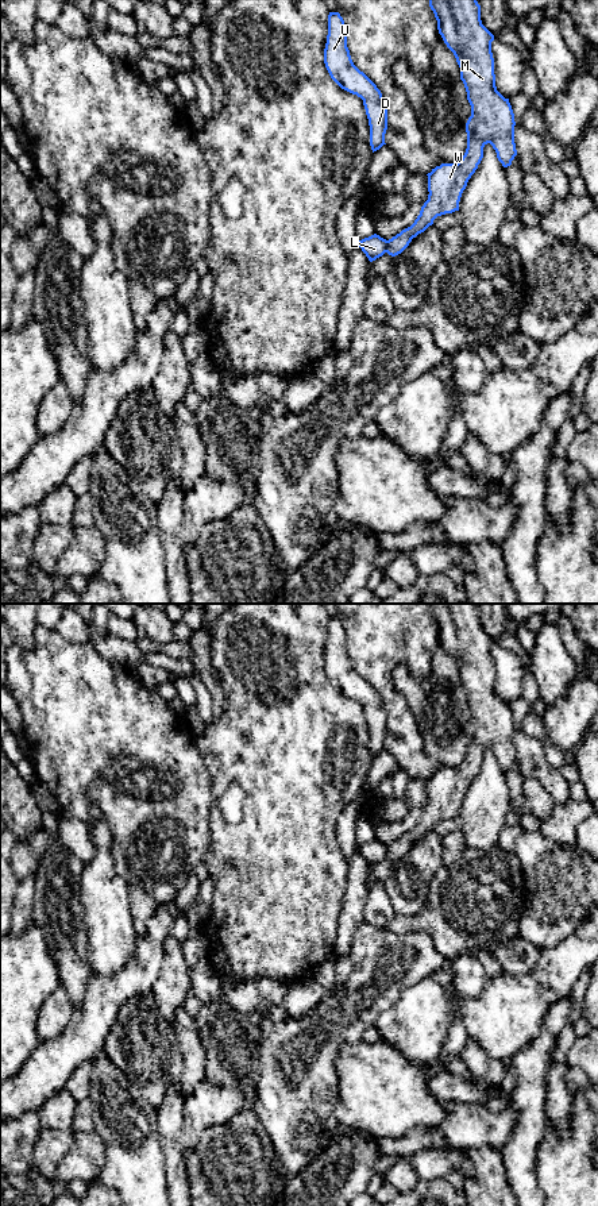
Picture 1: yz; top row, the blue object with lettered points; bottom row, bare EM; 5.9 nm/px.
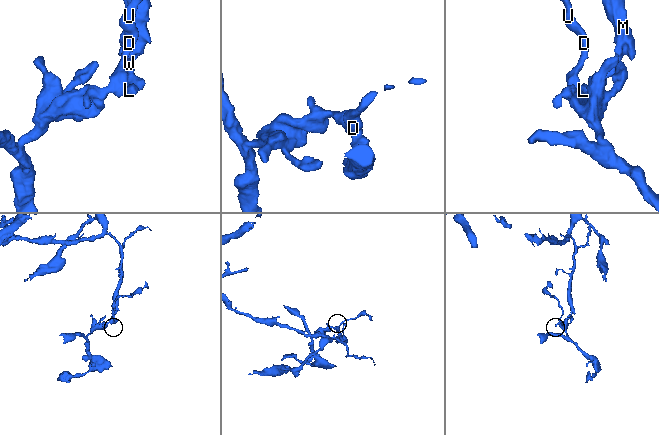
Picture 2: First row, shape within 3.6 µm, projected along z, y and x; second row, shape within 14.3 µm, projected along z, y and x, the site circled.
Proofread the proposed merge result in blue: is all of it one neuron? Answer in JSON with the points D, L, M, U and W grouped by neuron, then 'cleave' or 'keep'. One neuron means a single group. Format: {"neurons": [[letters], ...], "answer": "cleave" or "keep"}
{"neurons": [["D", "L", "U"], ["M", "W"]], "answer": "cleave"}

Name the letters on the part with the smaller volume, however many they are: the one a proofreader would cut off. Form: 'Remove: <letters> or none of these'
Remove: D, L, U

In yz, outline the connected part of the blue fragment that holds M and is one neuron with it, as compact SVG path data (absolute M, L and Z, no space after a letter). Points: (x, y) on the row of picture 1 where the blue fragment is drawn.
M429 0L429 7L437 20L437 30L447 47L454 53L460 68L460 80L471 105L471 116L466 123L467 149L458 163L441 163L428 173L428 200L421 207L414 223L387 240L386 253L391 257L401 254L418 234L424 232L437 216L459 211L459 201L468 180L483 158L483 147L490 143L504 167L512 165L517 155L514 143L514 113L509 99L495 86L494 58L491 42L494 35L482 24L481 5L477 0Z

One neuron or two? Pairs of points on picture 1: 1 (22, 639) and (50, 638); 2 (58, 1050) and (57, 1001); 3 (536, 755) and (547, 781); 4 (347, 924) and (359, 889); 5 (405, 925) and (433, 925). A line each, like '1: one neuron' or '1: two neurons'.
1: two neurons
2: two neurons
3: one neuron
4: one neuron
5: one neuron

